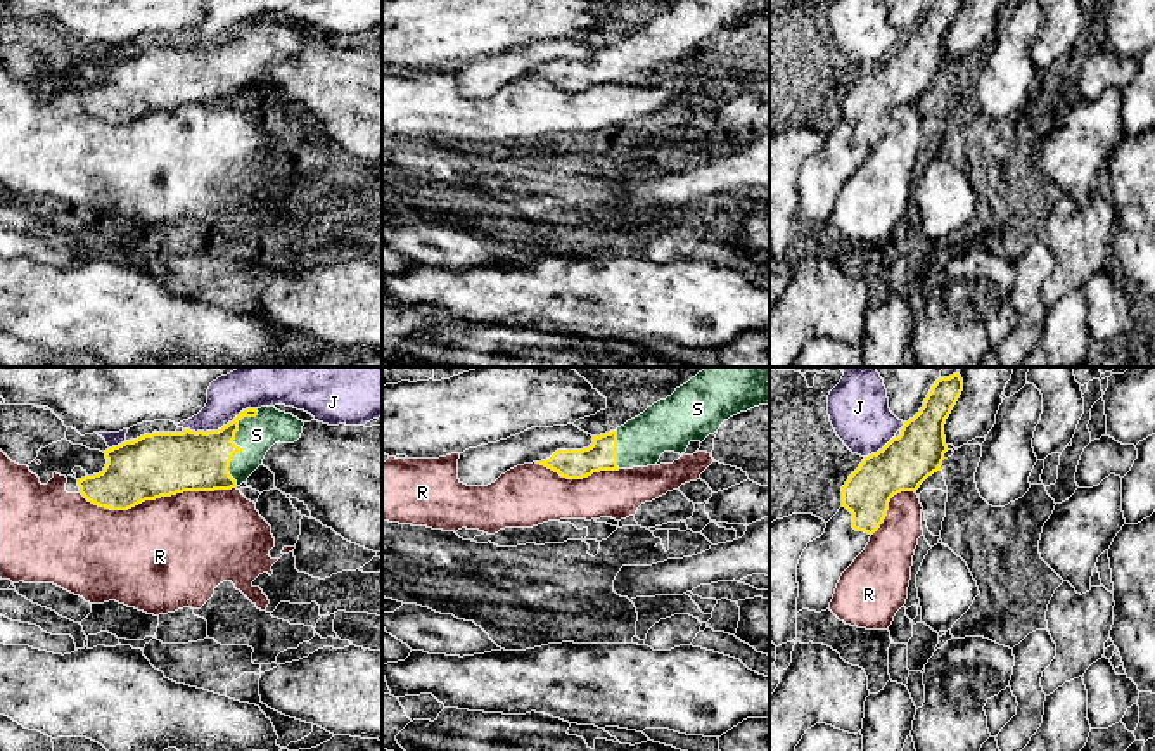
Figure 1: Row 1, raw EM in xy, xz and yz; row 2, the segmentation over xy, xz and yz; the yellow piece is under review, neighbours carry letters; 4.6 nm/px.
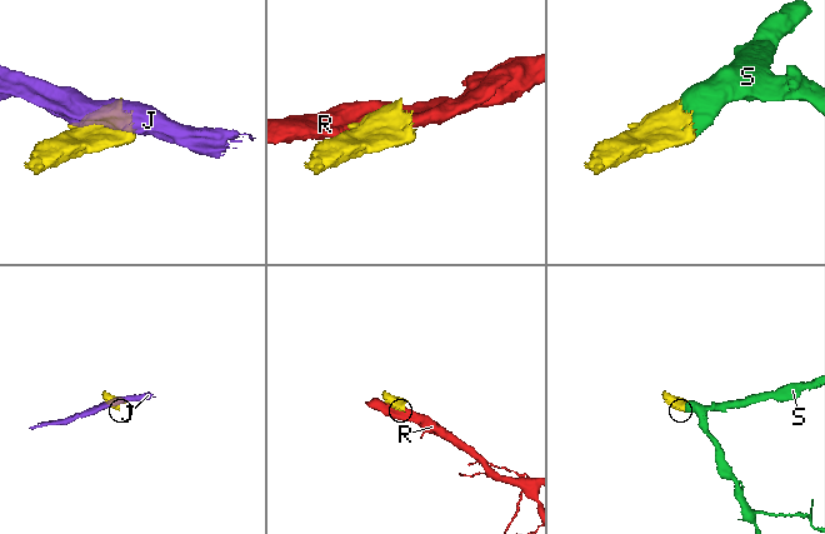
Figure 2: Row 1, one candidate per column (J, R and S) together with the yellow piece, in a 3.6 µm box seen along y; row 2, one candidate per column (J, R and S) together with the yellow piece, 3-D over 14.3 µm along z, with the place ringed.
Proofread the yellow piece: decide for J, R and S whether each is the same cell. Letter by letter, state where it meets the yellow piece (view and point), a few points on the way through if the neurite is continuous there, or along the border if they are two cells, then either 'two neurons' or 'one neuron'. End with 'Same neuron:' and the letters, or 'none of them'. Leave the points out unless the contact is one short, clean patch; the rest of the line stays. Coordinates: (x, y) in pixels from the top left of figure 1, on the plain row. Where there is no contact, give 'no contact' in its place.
J: meets yellow in xy at (222, 40); two neurons
R: meets yellow in xy at (158, 109); two neurons
S: meets yellow in xy at (234, 56); one neuron
Same neuron: S

